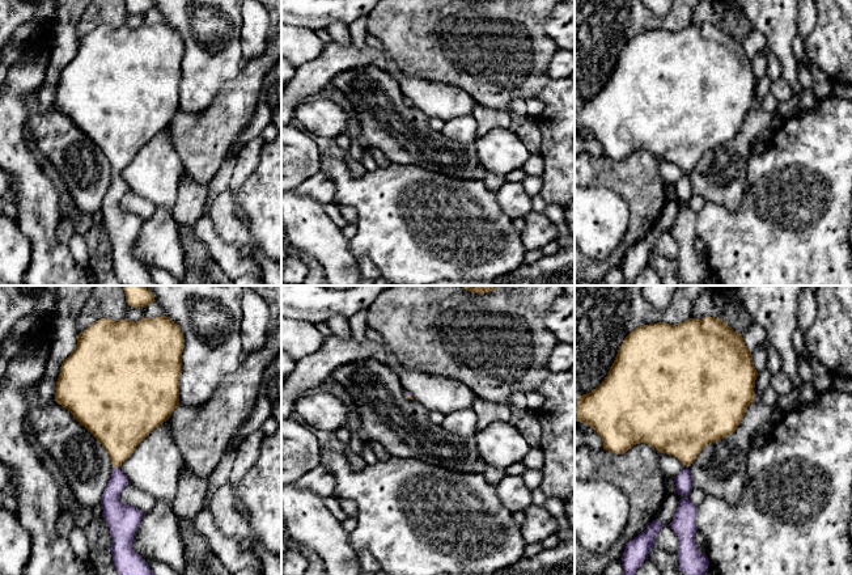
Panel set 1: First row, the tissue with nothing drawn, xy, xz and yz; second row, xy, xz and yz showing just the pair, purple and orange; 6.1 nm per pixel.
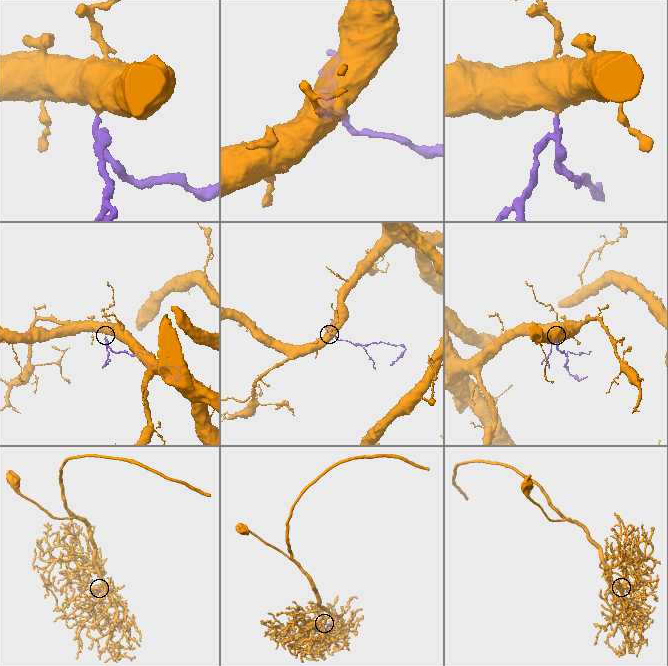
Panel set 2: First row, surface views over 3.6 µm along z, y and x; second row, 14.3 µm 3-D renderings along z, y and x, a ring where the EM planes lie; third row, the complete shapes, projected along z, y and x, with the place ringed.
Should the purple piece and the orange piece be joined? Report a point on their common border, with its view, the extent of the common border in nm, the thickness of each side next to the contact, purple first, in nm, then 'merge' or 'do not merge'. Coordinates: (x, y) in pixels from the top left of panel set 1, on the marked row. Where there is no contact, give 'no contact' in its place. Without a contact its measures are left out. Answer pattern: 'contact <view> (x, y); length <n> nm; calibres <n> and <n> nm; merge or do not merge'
contact xy (117, 468); length 30 nm; calibres 130 and 300 nm; merge

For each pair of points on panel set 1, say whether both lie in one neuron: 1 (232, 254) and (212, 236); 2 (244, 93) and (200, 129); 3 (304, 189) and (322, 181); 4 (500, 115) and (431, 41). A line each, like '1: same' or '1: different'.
1: same
2: same
3: same
4: different

